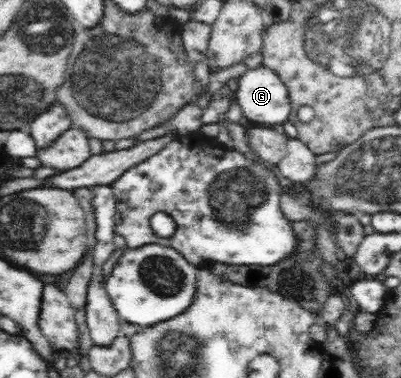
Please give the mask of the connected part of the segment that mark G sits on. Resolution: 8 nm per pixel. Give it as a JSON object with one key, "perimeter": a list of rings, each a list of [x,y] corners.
{"perimeter":[[[262,66],[246,69],[239,79],[236,100],[250,122],[279,127],[289,120],[292,106],[289,91],[272,69]]]}

